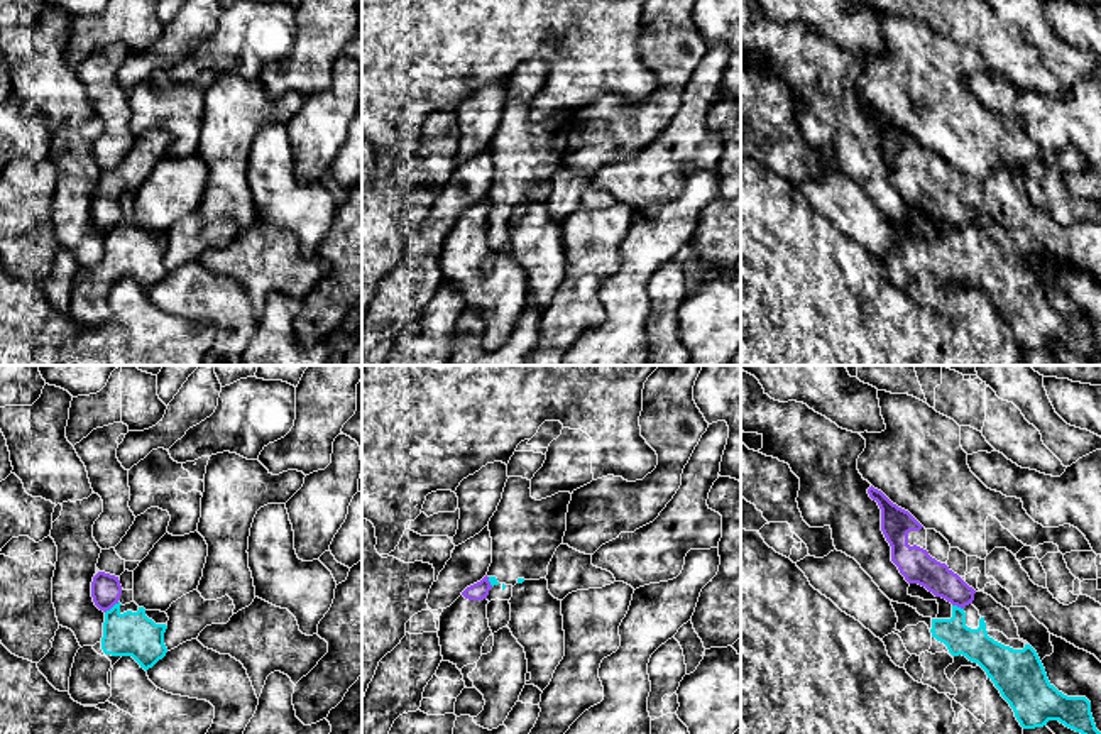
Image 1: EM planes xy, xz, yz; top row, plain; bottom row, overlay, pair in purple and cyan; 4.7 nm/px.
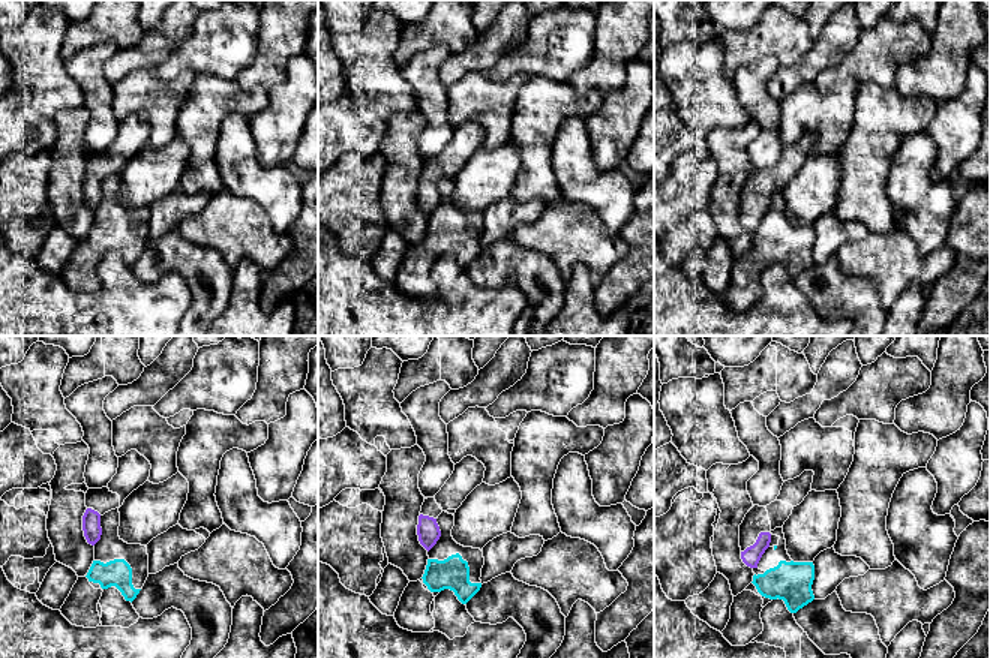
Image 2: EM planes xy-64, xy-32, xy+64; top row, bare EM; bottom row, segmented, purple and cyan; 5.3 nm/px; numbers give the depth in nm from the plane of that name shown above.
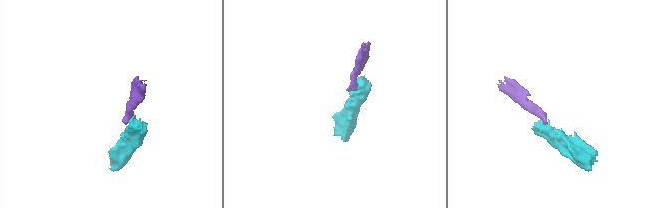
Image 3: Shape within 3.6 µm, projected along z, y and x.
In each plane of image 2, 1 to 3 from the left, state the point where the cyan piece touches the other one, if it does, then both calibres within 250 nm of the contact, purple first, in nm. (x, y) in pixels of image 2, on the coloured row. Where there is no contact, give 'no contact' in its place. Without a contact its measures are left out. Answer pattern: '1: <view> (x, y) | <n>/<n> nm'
1: no contact
2: no contact
3: no contact

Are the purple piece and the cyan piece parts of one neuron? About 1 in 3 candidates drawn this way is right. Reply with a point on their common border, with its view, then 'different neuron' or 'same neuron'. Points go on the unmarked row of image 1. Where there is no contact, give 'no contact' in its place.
xy (112, 227) | different neuron

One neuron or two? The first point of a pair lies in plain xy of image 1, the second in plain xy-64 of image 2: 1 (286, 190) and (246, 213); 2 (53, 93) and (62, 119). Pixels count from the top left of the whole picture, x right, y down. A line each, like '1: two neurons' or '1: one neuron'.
1: two neurons
2: two neurons

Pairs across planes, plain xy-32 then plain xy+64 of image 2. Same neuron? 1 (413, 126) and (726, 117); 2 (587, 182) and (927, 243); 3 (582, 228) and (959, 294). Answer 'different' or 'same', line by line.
1: different
2: same
3: different

